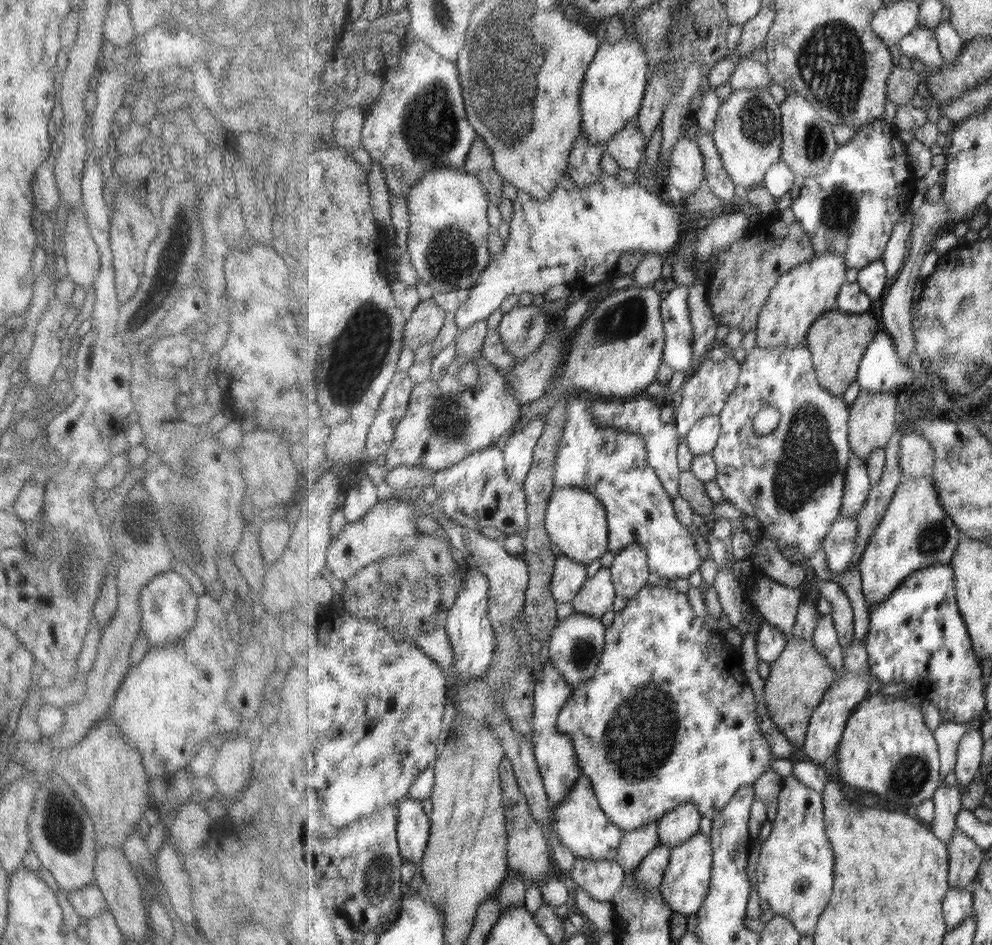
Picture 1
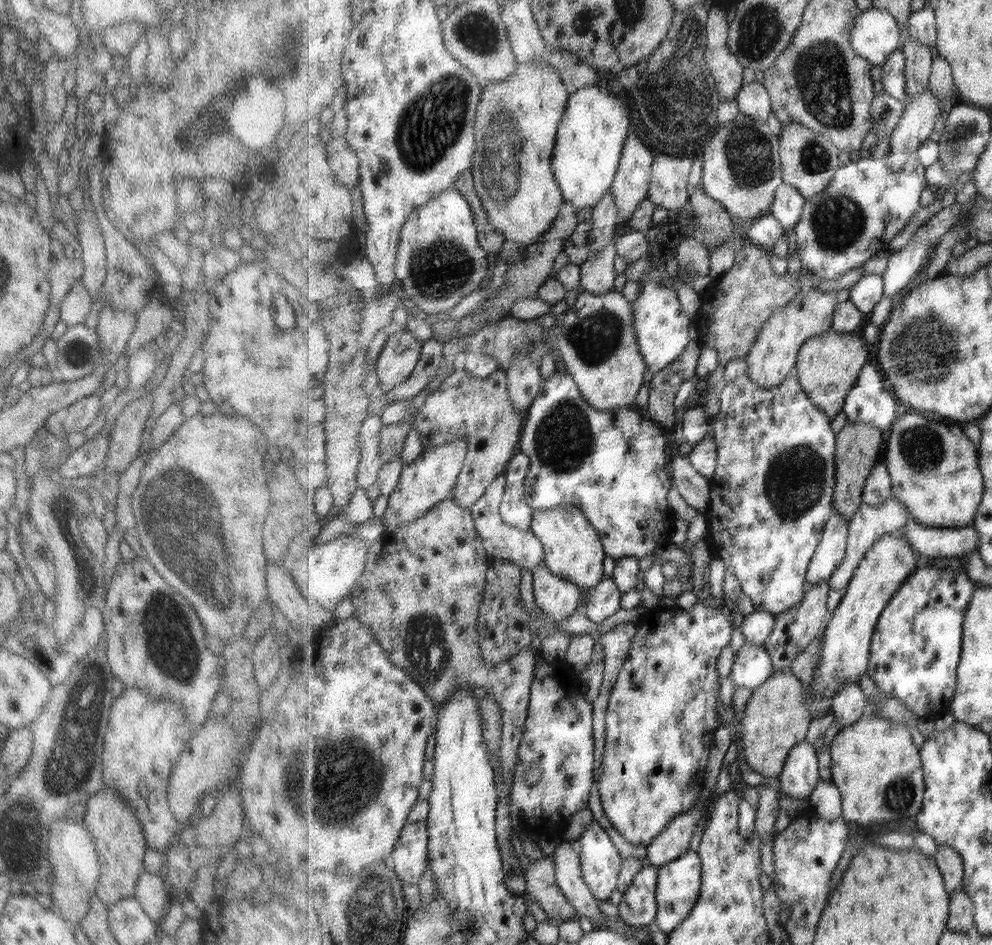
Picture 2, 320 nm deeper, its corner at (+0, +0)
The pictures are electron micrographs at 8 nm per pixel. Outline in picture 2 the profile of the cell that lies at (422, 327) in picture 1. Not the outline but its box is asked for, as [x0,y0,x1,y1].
[375,328,423,391]

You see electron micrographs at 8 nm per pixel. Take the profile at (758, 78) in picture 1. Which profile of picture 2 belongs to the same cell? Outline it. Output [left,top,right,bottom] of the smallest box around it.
[736,81,772,122]

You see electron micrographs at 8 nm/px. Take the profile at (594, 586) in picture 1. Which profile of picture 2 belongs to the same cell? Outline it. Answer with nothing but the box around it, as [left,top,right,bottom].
[585,575,623,623]

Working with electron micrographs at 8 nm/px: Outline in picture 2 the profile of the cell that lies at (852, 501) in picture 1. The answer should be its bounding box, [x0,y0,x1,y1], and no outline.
[806,510,850,586]

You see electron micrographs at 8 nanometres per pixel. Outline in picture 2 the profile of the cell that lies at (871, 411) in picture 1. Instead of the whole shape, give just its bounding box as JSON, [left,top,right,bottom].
[833,422,883,518]

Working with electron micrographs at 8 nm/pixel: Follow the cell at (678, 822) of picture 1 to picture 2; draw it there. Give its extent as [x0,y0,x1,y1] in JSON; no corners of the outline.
[646,804,704,867]

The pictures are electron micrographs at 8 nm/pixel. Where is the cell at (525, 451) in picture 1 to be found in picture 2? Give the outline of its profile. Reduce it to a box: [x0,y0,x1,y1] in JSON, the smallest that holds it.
[500,452,536,530]

